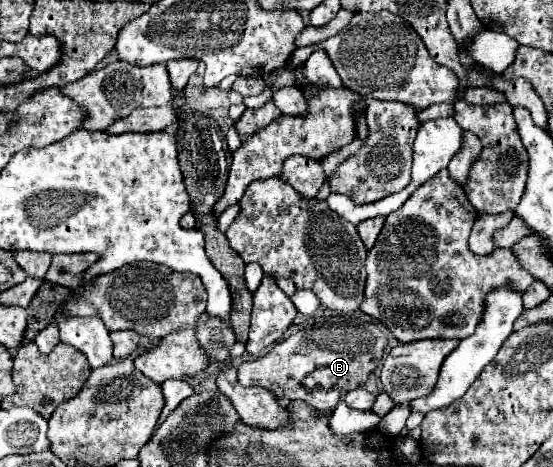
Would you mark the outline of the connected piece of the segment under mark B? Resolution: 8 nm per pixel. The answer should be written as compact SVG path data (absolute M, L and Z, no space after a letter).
M362 311L324 315L292 333L264 357L244 361L238 367L238 383L244 387L262 387L280 401L300 399L314 409L316 417L324 417L336 409L342 391L358 389L368 381L386 345L388 339L382 329Z

